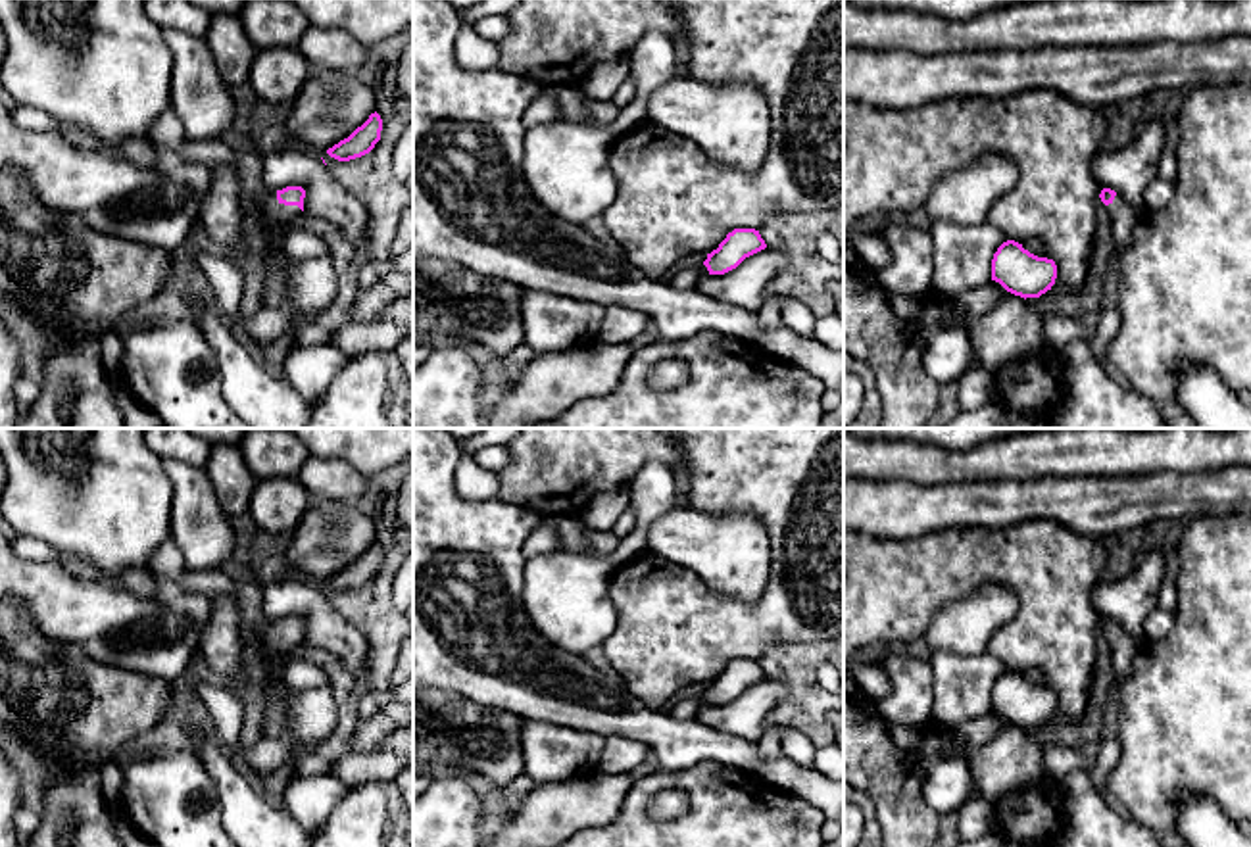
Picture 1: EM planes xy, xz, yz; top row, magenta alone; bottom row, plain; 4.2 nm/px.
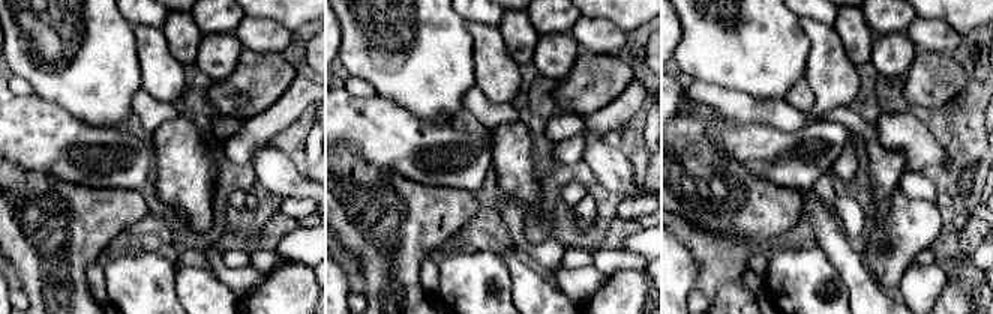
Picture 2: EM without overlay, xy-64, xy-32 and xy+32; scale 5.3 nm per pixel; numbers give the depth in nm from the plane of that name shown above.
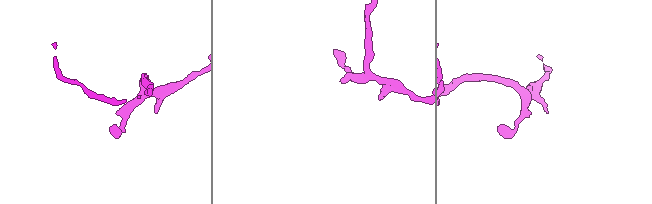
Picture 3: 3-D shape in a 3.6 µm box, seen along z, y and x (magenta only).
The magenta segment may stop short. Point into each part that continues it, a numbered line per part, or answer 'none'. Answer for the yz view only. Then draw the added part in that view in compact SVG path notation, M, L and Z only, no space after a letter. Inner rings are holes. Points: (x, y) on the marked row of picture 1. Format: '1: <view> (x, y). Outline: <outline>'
1: yz (1125, 217). Outline: M1118 194L1107 206L1107 211L1113 225L1115 252L1120 254L1132 244L1134 227L1138 225L1141 215L1132 206L1128 206Z

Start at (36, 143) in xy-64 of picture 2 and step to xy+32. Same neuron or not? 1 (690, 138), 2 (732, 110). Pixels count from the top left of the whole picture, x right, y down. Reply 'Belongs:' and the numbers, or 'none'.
Belongs: none

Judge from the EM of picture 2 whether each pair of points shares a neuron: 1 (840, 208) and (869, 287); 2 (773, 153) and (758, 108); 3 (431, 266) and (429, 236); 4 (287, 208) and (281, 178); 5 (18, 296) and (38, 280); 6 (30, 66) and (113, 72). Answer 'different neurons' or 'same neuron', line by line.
1: different neurons
2: different neurons
3: different neurons
4: different neurons
5: different neurons
6: same neuron

